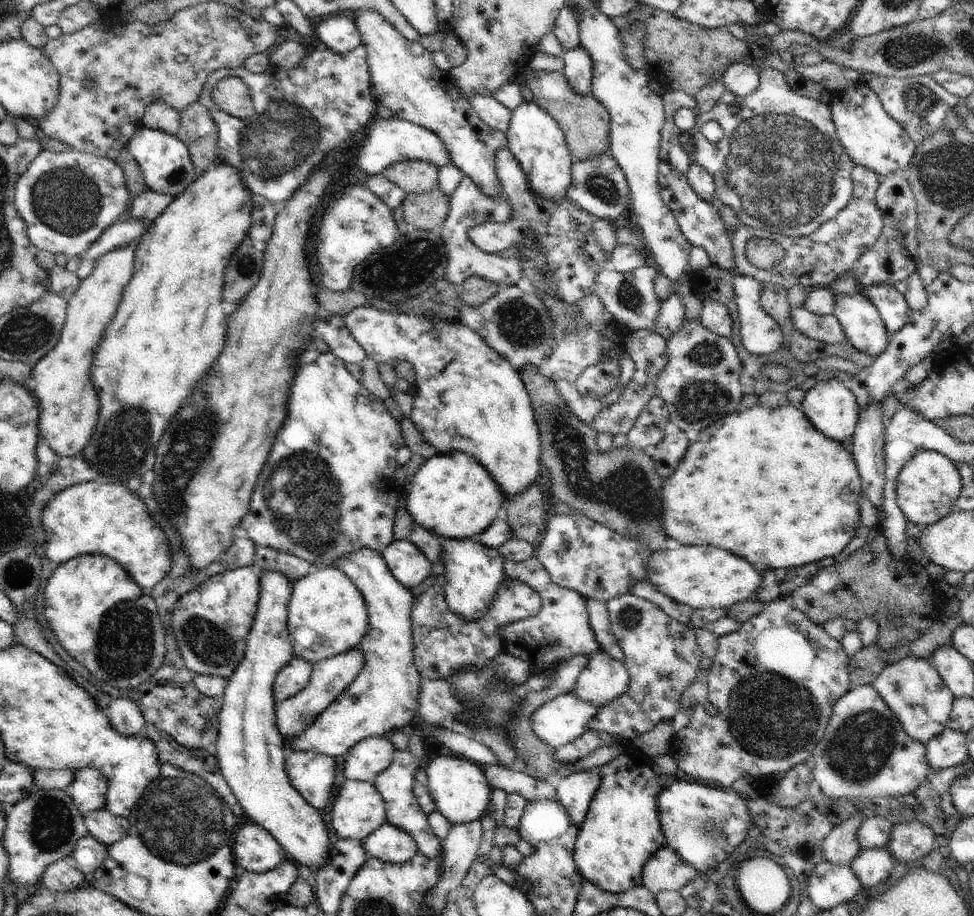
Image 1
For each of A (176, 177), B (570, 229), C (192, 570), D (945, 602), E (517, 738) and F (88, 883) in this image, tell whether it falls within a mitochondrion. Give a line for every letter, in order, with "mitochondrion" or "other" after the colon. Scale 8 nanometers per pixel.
A: other
B: other
C: other
D: other
E: mitochondrion
F: other

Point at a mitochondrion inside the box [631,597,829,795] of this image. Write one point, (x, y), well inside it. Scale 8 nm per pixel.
(771, 717)

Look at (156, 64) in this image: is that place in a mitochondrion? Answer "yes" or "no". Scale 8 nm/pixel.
yes

